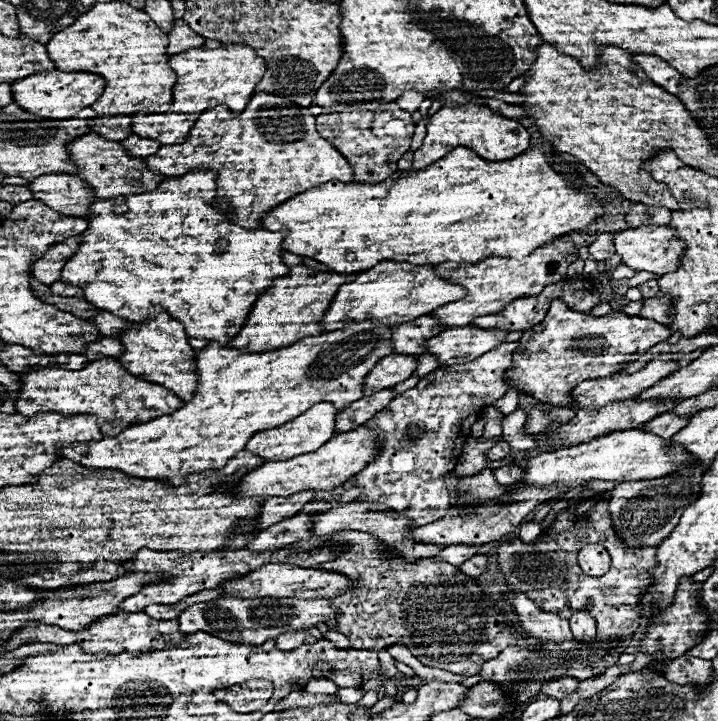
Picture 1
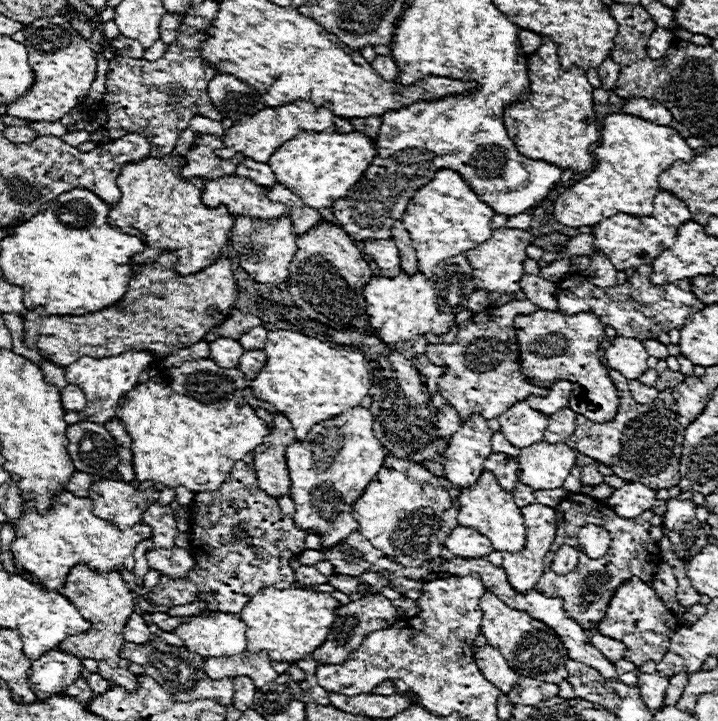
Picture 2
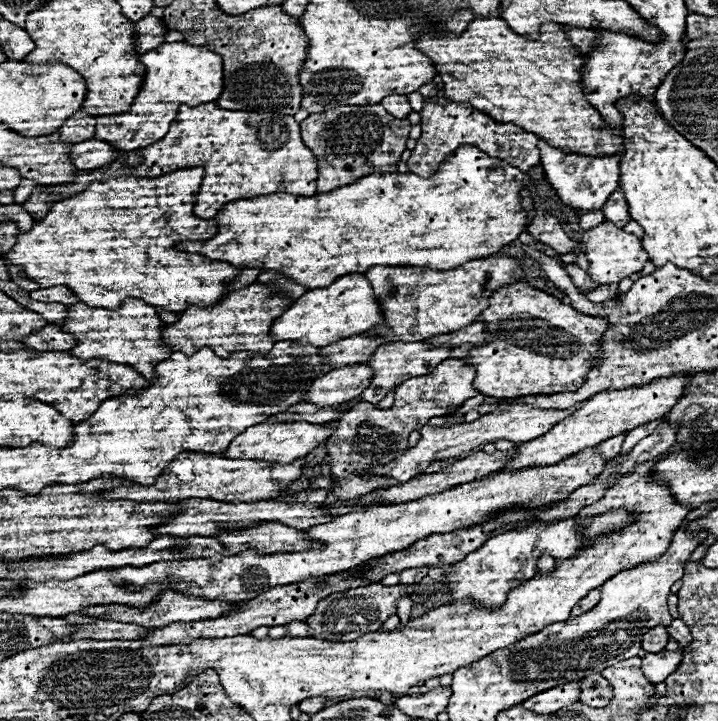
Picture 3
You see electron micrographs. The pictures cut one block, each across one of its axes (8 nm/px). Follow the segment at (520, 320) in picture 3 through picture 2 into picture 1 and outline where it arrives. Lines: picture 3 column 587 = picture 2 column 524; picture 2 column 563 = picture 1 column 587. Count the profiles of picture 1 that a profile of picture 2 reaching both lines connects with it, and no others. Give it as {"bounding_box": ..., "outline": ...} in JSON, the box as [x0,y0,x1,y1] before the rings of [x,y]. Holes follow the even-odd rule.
{"bounding_box":[504,300,672,406],"outline":[[[552,300],[546,318],[518,340],[520,346],[512,354],[512,368],[504,372],[504,380],[544,404],[568,406],[572,386],[590,378],[608,378],[620,370],[620,362],[648,352],[656,342],[670,338],[670,334],[672,330],[648,318],[622,312],[592,316],[570,310],[562,300]]]}

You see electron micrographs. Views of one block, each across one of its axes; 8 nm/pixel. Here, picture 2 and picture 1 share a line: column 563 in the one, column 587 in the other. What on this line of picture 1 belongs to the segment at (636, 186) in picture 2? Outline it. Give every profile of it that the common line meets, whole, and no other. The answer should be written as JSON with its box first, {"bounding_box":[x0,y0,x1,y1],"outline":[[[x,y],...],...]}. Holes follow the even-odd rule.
{"bounding_box":[260,148,604,274],"outline":[[[454,148],[442,160],[422,170],[398,170],[380,184],[328,184],[296,194],[296,198],[266,212],[260,220],[260,228],[270,232],[288,230],[290,234],[282,242],[286,252],[314,258],[336,274],[354,274],[382,260],[432,266],[442,262],[478,264],[492,256],[520,258],[566,232],[582,230],[602,214],[604,208],[596,196],[576,190],[572,182],[554,172],[538,148],[502,162],[488,162],[468,148]]]}

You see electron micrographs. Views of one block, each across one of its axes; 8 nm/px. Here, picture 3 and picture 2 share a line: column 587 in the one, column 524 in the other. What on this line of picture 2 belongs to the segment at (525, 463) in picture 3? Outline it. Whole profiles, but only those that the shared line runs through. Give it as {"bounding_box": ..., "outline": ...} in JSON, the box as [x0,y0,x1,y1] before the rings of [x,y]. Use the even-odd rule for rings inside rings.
{"bounding_box":[500,402,548,448],"outline":[[[518,402],[508,408],[500,418],[500,432],[516,448],[528,448],[544,440],[548,428],[548,416],[532,410],[526,402]]]}

